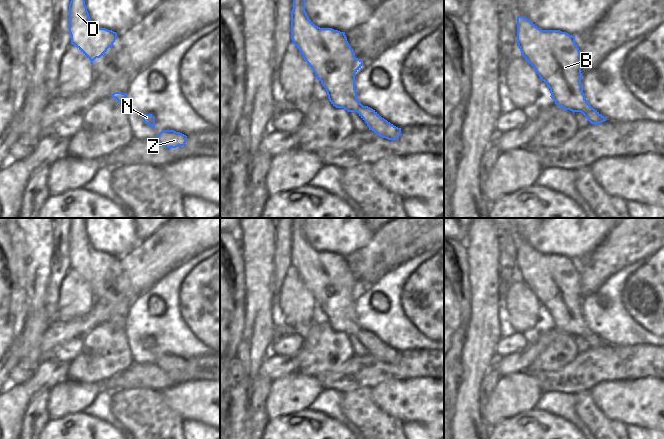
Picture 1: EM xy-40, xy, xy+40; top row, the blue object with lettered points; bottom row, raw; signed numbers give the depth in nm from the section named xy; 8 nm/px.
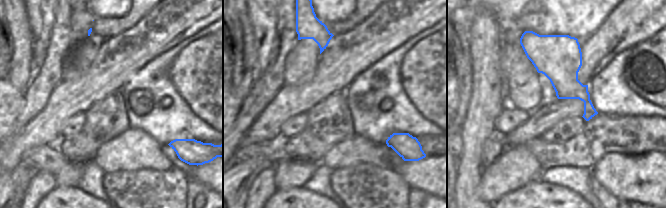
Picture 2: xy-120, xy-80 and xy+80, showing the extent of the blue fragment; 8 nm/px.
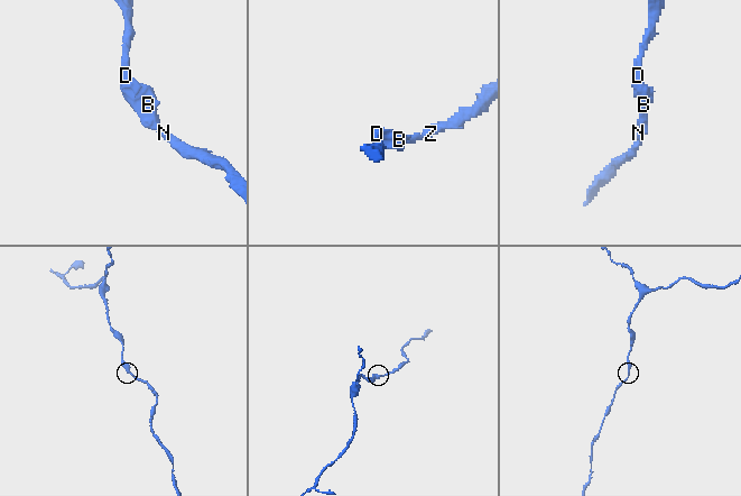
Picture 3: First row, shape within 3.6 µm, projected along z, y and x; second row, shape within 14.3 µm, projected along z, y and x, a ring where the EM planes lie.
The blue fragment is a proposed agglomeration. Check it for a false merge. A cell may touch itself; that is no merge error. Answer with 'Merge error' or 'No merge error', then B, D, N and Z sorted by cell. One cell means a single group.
No merge error. Groups: B D N Z

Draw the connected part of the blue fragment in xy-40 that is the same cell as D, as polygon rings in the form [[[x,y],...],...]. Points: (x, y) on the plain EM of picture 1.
[[[71,218],[69,227],[69,257],[71,268],[76,270],[93,289],[96,282],[105,278],[117,263],[117,257],[96,250],[85,229],[85,218]]]

